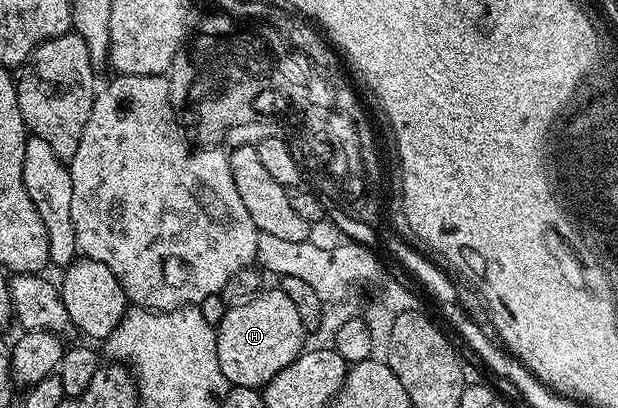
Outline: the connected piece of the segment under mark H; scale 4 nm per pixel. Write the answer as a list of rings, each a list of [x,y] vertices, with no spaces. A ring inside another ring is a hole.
[[[280,288],[262,289],[260,293],[248,298],[246,302],[228,307],[221,322],[216,323],[215,329],[219,368],[223,368],[223,376],[229,386],[242,386],[252,390],[265,387],[273,377],[283,372],[283,368],[287,368],[287,364],[291,364],[291,360],[297,358],[306,345],[305,325],[299,320],[299,312],[295,309],[295,304],[291,304],[290,298]]]

